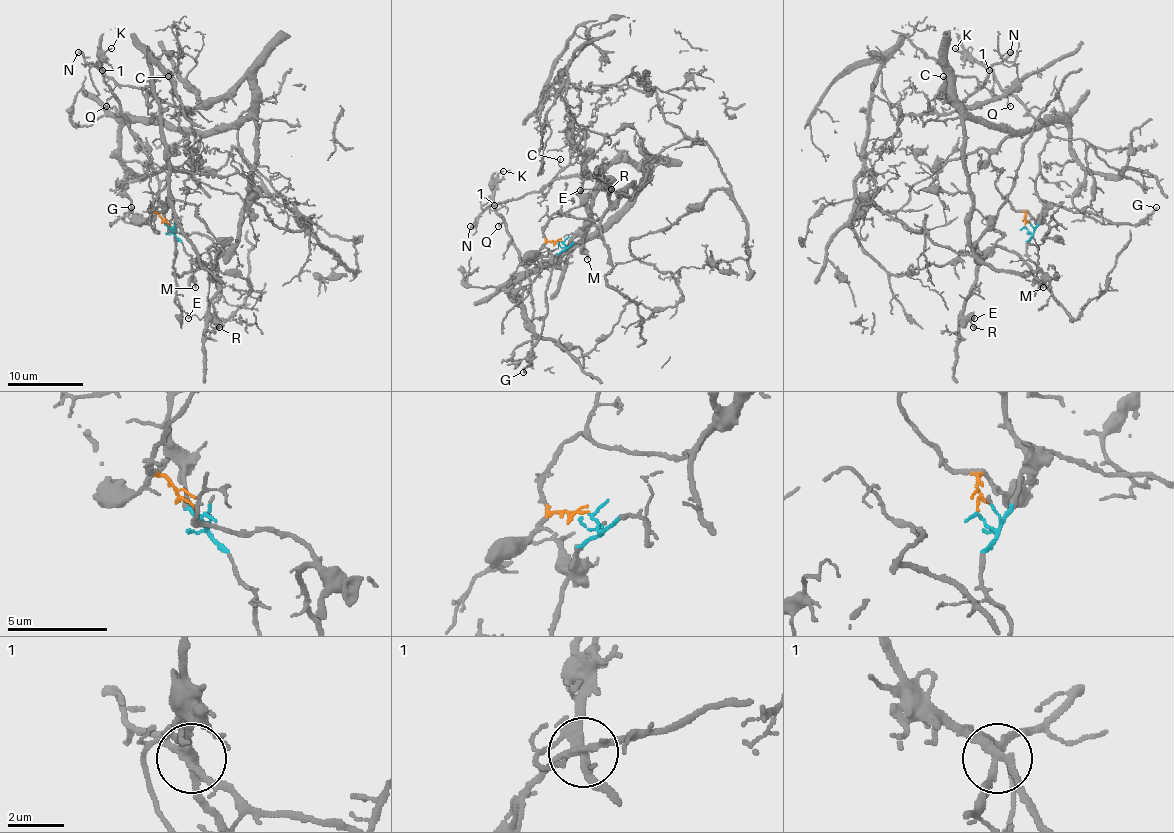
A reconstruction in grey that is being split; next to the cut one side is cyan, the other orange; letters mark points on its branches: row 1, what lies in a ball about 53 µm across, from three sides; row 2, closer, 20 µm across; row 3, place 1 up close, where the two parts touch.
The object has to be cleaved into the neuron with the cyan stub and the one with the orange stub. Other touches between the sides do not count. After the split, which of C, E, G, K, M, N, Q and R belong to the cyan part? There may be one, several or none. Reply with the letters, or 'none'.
G, K, M, Q

